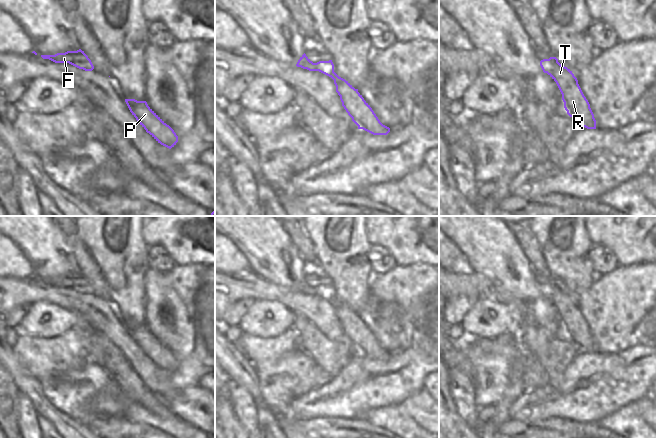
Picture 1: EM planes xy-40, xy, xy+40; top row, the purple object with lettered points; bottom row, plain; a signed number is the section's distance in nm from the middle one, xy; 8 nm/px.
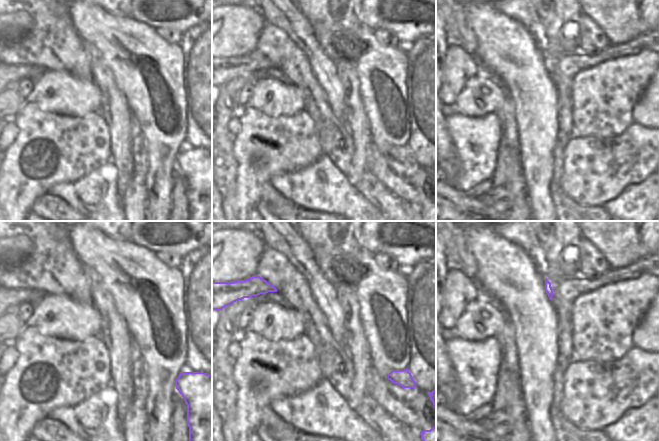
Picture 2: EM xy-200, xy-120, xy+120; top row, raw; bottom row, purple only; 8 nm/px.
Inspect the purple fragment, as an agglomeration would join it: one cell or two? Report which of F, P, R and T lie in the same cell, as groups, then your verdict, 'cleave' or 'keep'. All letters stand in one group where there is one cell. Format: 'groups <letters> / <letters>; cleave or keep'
groups F / P R T; cleave

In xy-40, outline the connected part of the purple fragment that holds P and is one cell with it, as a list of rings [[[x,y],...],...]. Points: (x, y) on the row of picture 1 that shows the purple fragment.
[[[125,99],[125,102],[138,123],[158,143],[171,149],[178,142],[178,136],[147,104],[146,101]]]

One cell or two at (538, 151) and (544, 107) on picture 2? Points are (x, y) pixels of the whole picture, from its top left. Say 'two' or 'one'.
one

